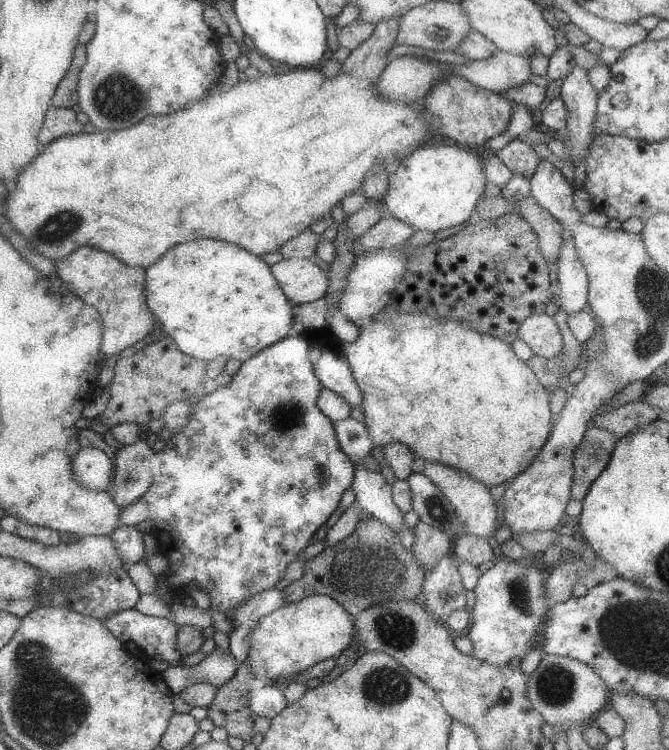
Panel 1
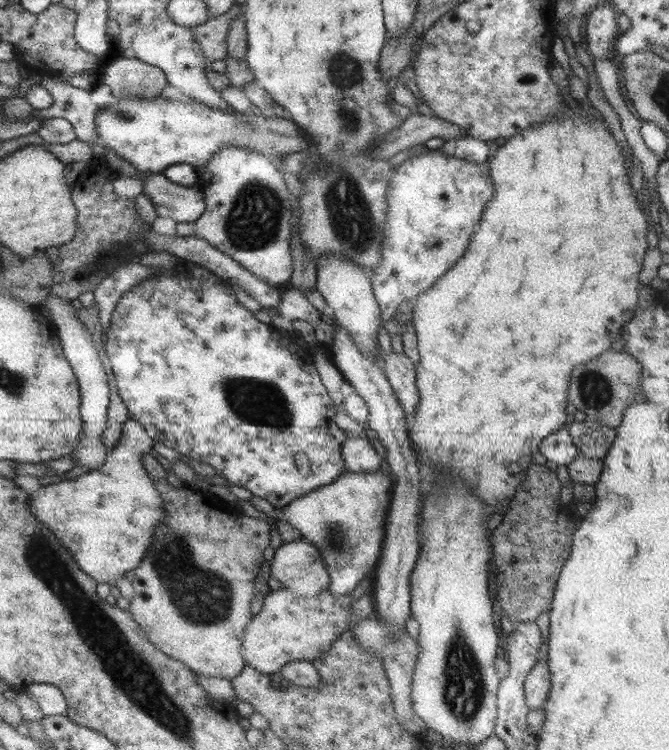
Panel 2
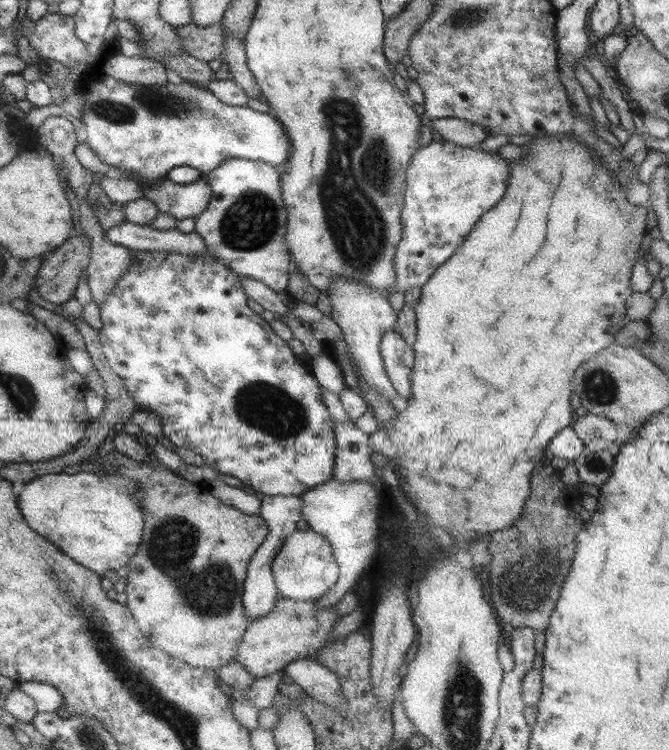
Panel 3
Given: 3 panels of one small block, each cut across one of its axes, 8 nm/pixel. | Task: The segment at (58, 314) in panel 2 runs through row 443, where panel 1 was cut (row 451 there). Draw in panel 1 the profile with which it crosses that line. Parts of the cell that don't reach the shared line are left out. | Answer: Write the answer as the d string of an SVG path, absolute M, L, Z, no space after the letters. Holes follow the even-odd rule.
M80 448L71 460L73 478L89 490L103 492L111 484L114 462L99 448Z

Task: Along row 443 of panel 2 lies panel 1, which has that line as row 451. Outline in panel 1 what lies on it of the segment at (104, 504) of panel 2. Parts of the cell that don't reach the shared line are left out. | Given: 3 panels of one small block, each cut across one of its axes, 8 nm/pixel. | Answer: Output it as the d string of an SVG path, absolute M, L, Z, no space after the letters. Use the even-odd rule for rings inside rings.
M145 437L135 444L116 449L114 475L105 491L119 509L133 504L149 488L150 458L153 453L145 443Z

